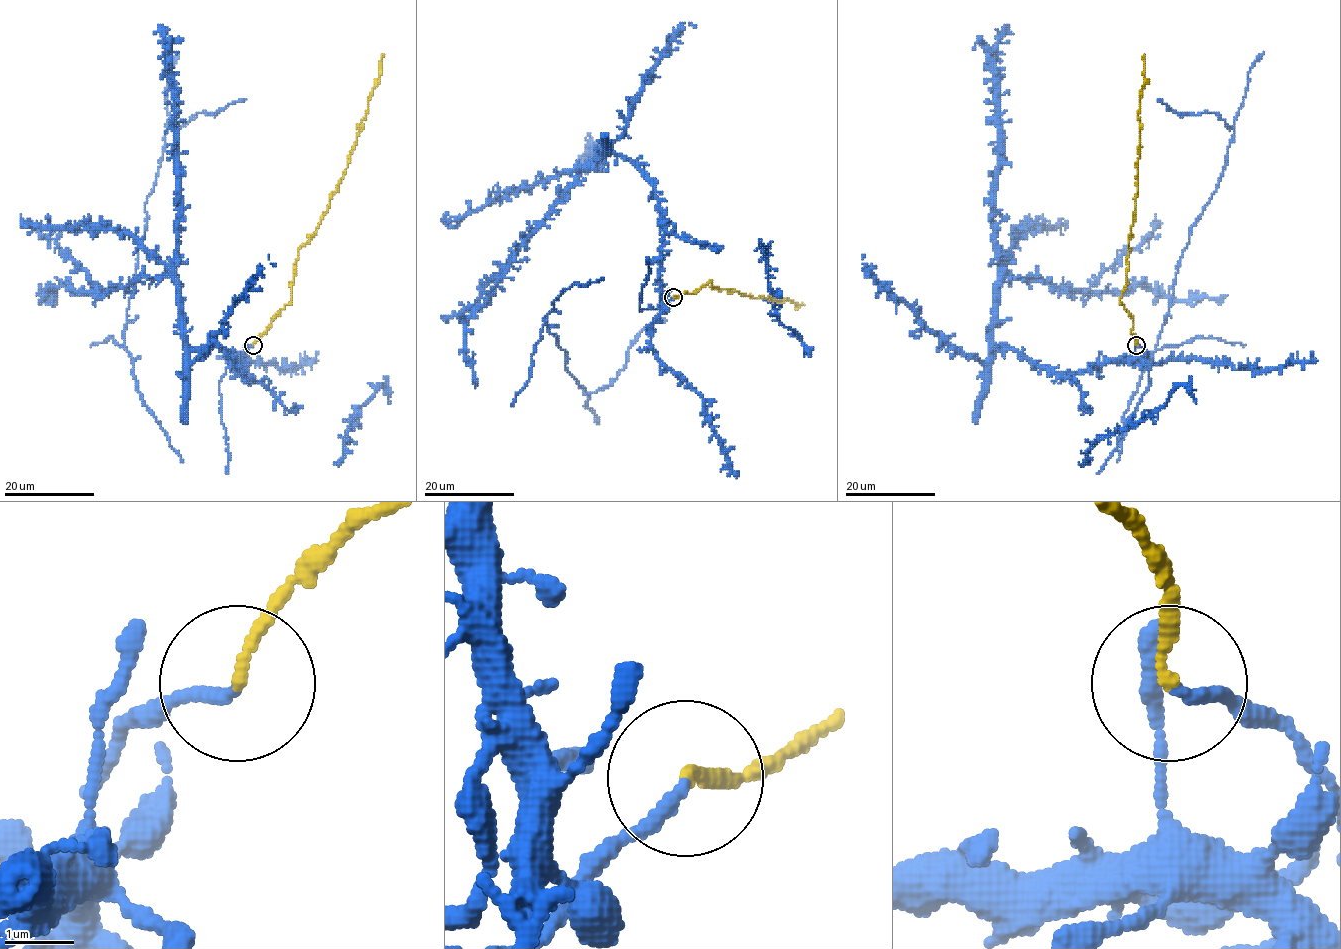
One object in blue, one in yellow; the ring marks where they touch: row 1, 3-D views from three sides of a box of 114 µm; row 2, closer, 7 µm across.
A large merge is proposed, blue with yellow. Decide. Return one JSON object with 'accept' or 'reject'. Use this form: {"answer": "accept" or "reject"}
{"answer": "accept"}

